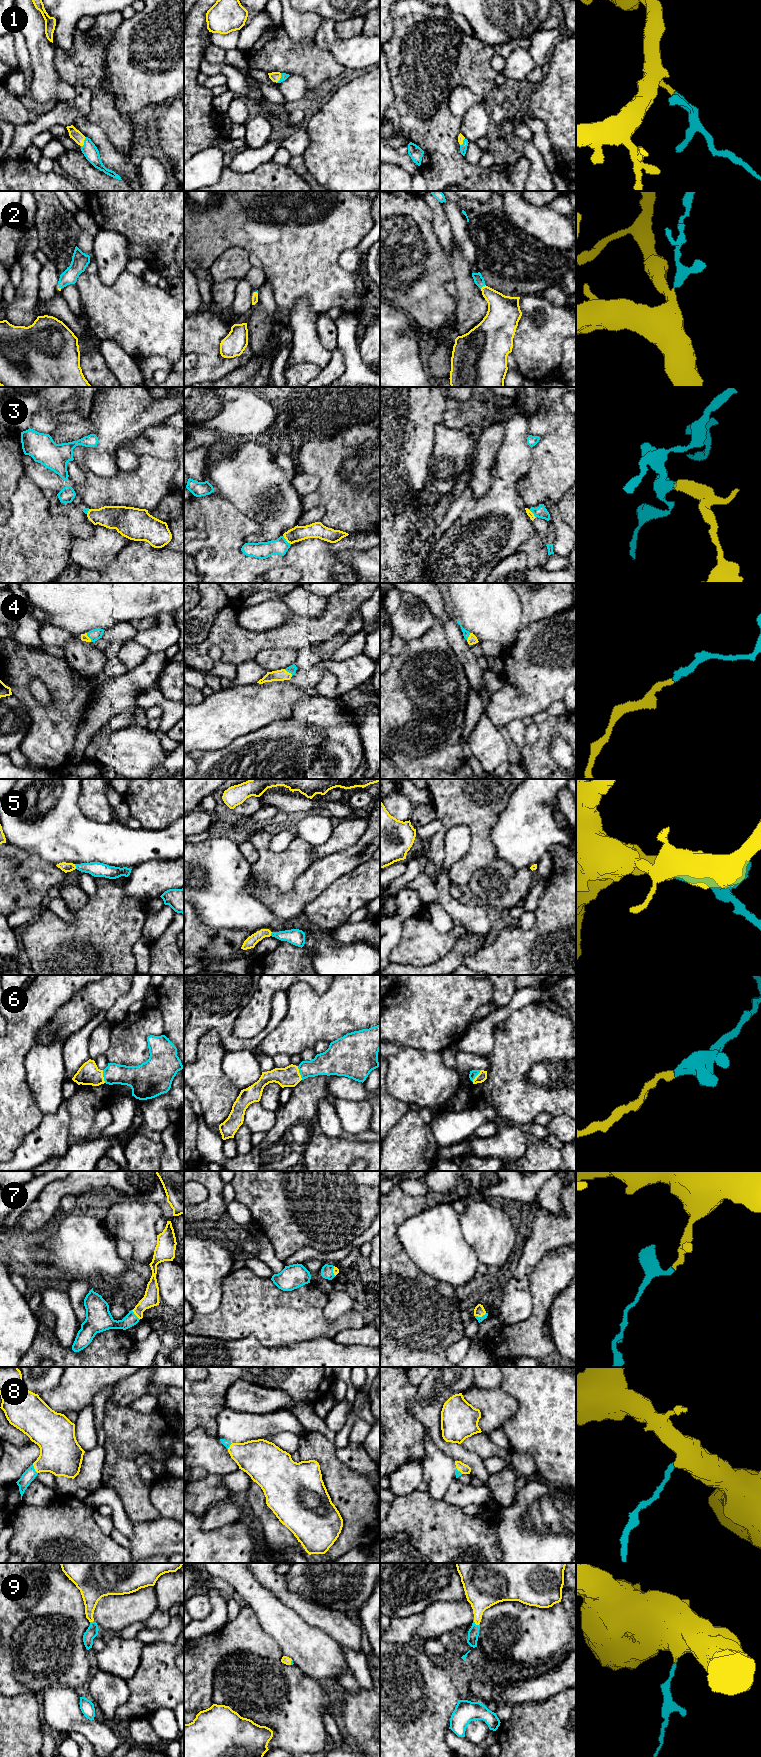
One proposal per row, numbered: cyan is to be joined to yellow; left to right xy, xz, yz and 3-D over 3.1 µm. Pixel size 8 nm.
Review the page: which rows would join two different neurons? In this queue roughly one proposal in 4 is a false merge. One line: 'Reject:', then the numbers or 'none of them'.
Reject: 3

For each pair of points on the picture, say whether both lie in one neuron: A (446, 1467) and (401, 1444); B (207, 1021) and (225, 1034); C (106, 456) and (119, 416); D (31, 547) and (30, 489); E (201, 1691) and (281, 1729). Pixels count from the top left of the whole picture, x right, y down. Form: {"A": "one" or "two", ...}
{"A": "two", "B": "one", "C": "one", "D": "one", "E": "two"}

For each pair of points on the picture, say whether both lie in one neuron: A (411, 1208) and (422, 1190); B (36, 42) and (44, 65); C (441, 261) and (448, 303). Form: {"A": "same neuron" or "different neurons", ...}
{"A": "different neurons", "B": "same neuron", "C": "same neuron"}

